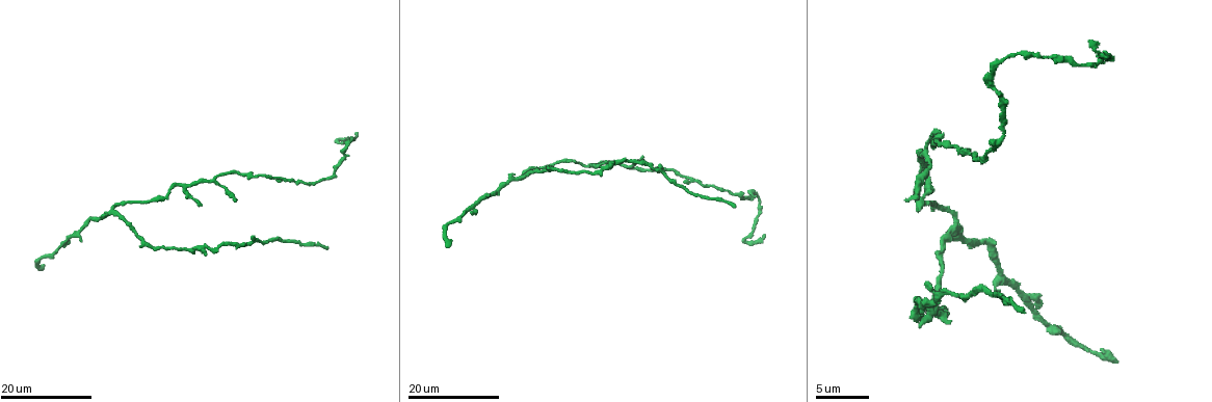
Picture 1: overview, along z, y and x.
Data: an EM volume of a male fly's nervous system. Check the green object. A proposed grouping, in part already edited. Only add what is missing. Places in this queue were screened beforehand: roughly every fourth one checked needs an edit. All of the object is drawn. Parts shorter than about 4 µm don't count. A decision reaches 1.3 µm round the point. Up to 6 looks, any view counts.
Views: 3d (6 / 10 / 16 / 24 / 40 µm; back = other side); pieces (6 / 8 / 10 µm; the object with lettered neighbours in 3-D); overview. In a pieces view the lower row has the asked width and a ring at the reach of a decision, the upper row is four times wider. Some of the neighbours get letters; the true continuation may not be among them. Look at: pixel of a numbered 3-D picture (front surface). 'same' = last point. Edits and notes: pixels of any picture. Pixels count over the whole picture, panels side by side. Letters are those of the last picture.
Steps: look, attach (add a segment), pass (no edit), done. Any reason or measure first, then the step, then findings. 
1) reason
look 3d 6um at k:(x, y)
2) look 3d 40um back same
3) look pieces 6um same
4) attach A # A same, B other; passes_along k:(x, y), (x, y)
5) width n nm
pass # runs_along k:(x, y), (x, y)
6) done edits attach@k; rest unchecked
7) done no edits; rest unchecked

free end
look 3d 16um at 1:(1024, 310)

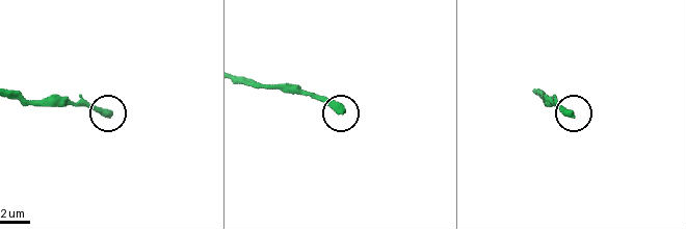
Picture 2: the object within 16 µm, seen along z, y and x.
what lies round it
look pieces 10um at 2:(108, 113)

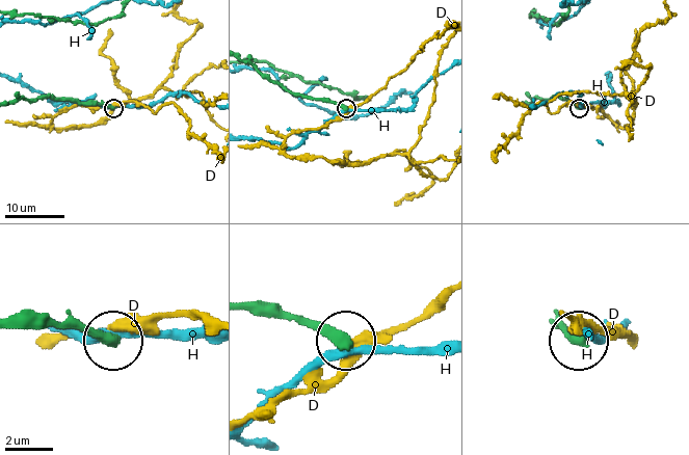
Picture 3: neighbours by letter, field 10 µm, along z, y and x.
width 390 nm
pass # D other, H other; none of them fits

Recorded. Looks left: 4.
thick end
look 3d 24um at 1:(925, 285)

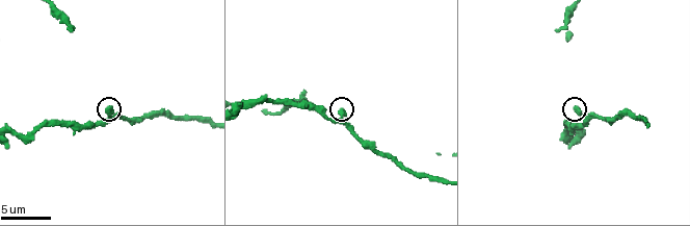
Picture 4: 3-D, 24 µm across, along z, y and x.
look pieces 8um at 4:(574, 108)

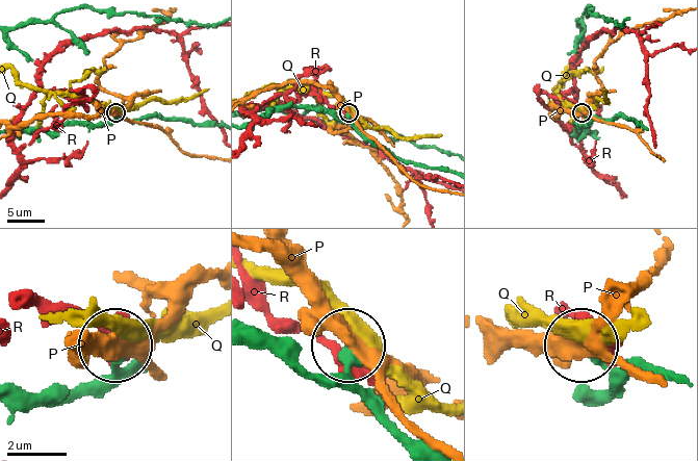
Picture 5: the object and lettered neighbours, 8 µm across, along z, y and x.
pass # P other, Q other, R other; runs_along 5:(593, 392), (609, 382), (580, 350); no lettered segment goes on from it

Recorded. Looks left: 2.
end of a long branch
look 3d 16um at 1:(763, 234)

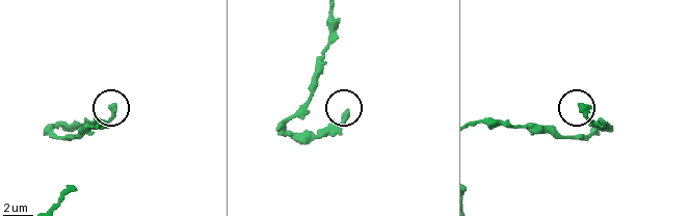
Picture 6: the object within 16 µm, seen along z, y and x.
see the neighbours
look pieces 6um at 6:(348, 110)

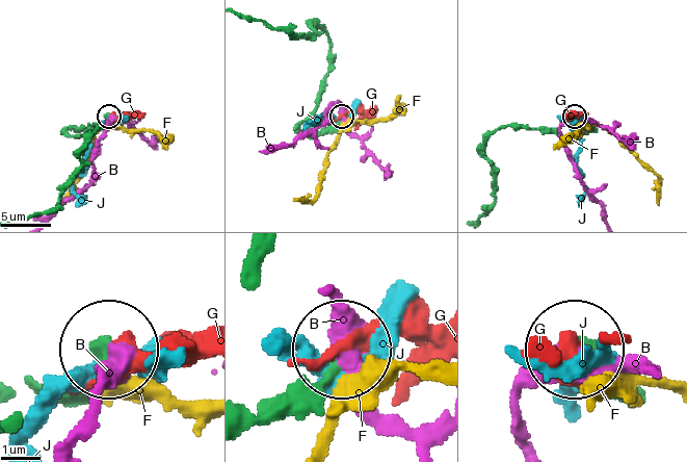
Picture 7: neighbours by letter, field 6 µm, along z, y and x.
pass # B other, F other, G other, J other; runs_along 7:(72, 395), (109, 353); none of them fits

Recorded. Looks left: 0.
done no edits; rest unchecked

